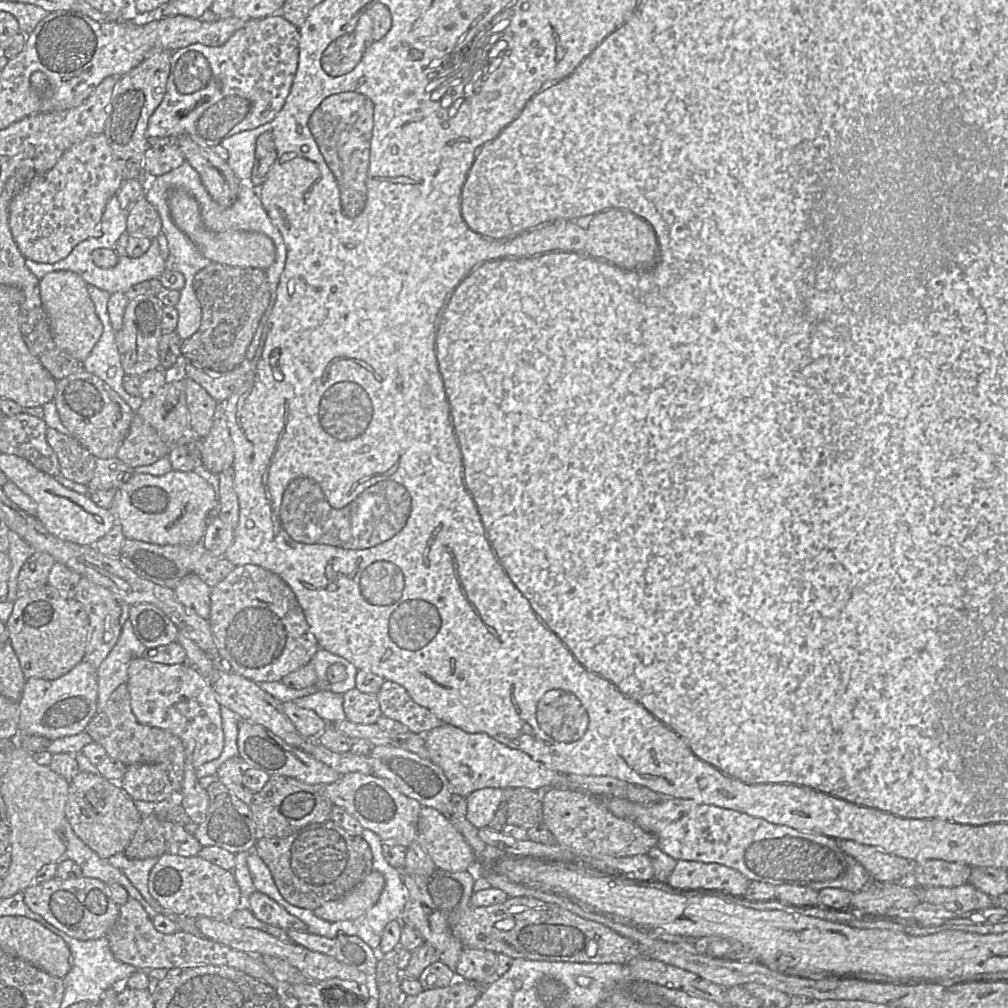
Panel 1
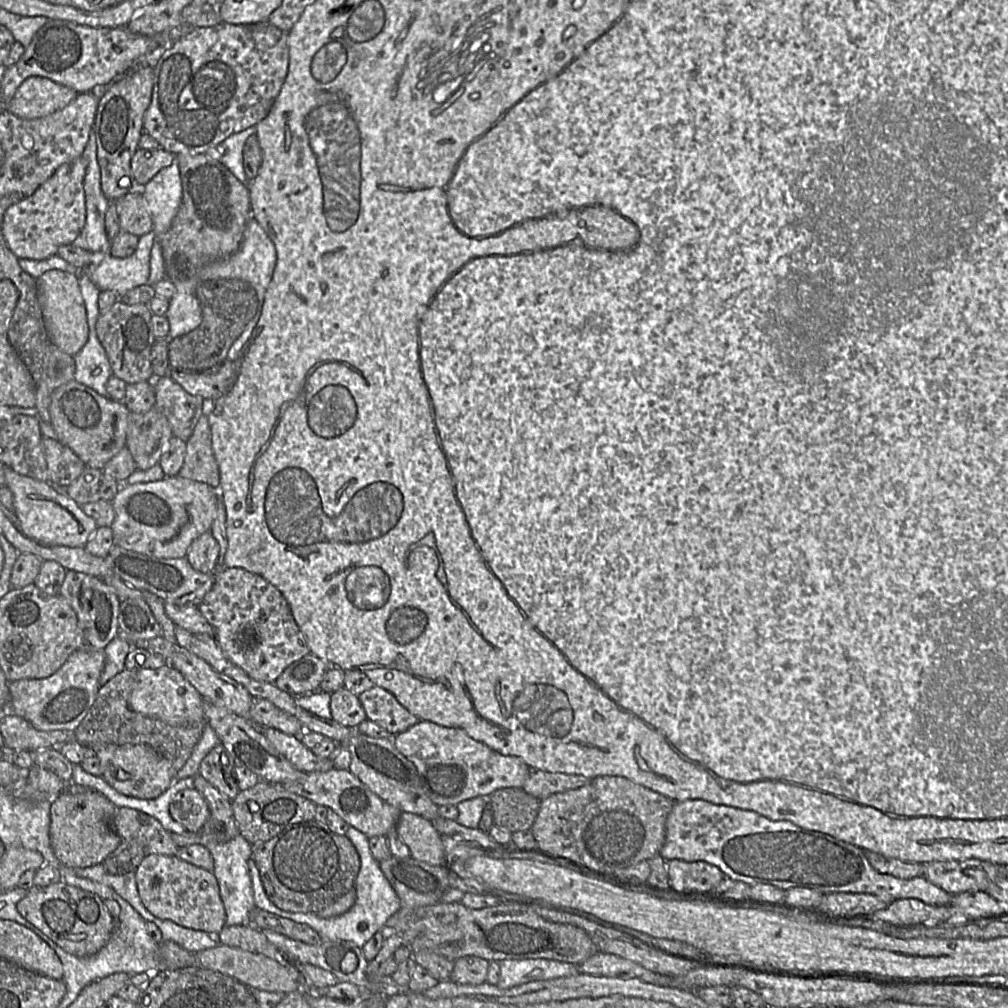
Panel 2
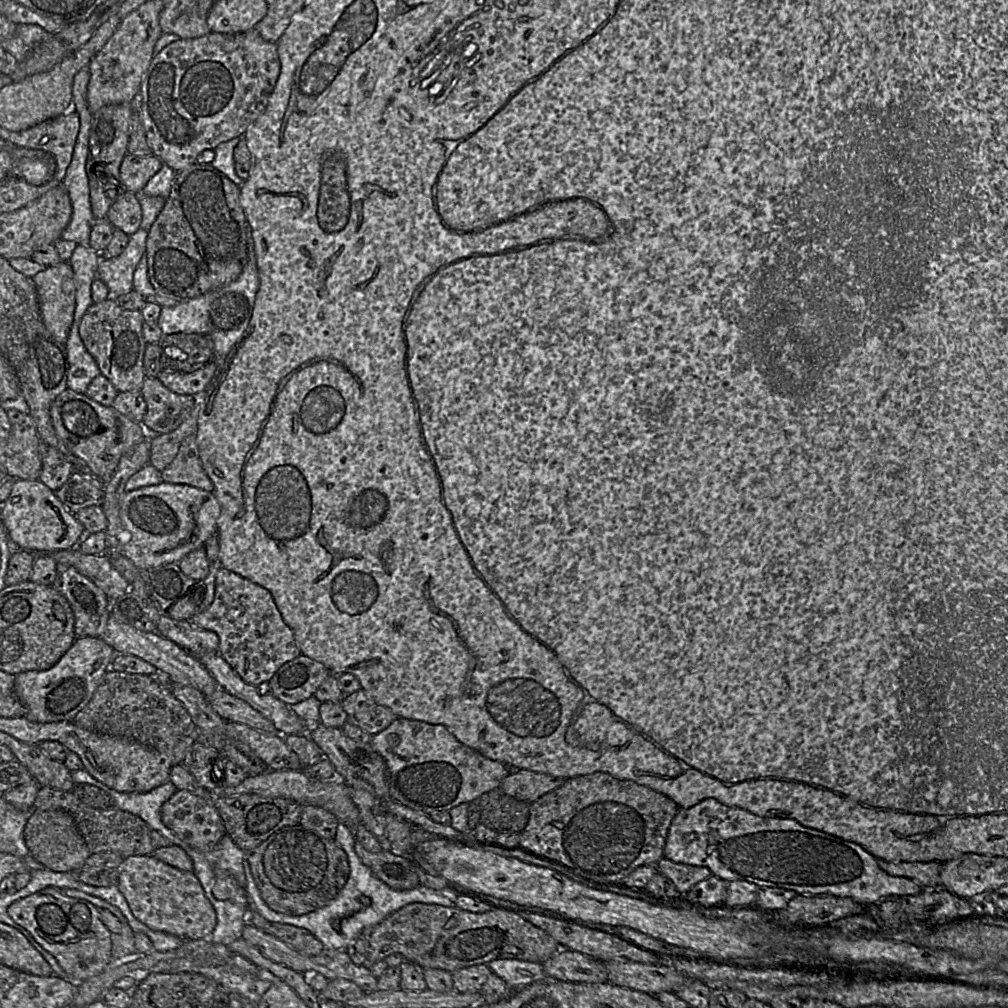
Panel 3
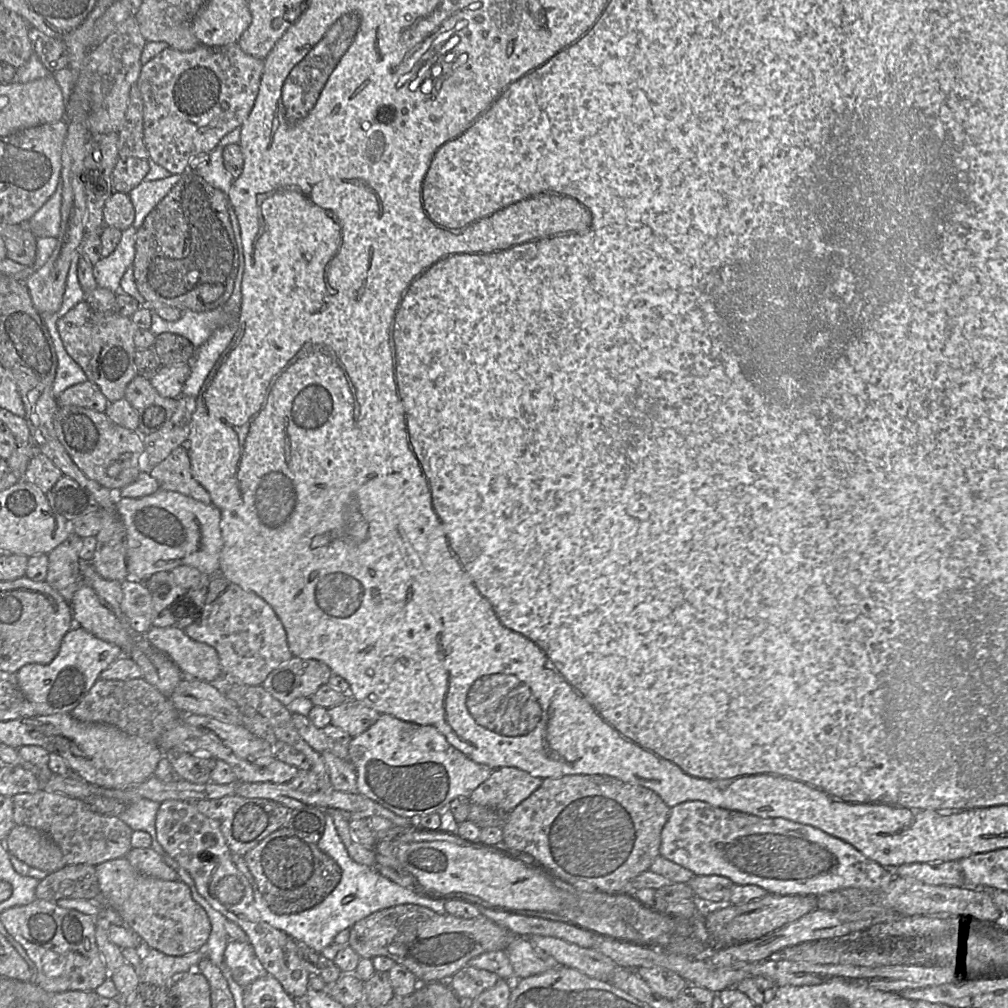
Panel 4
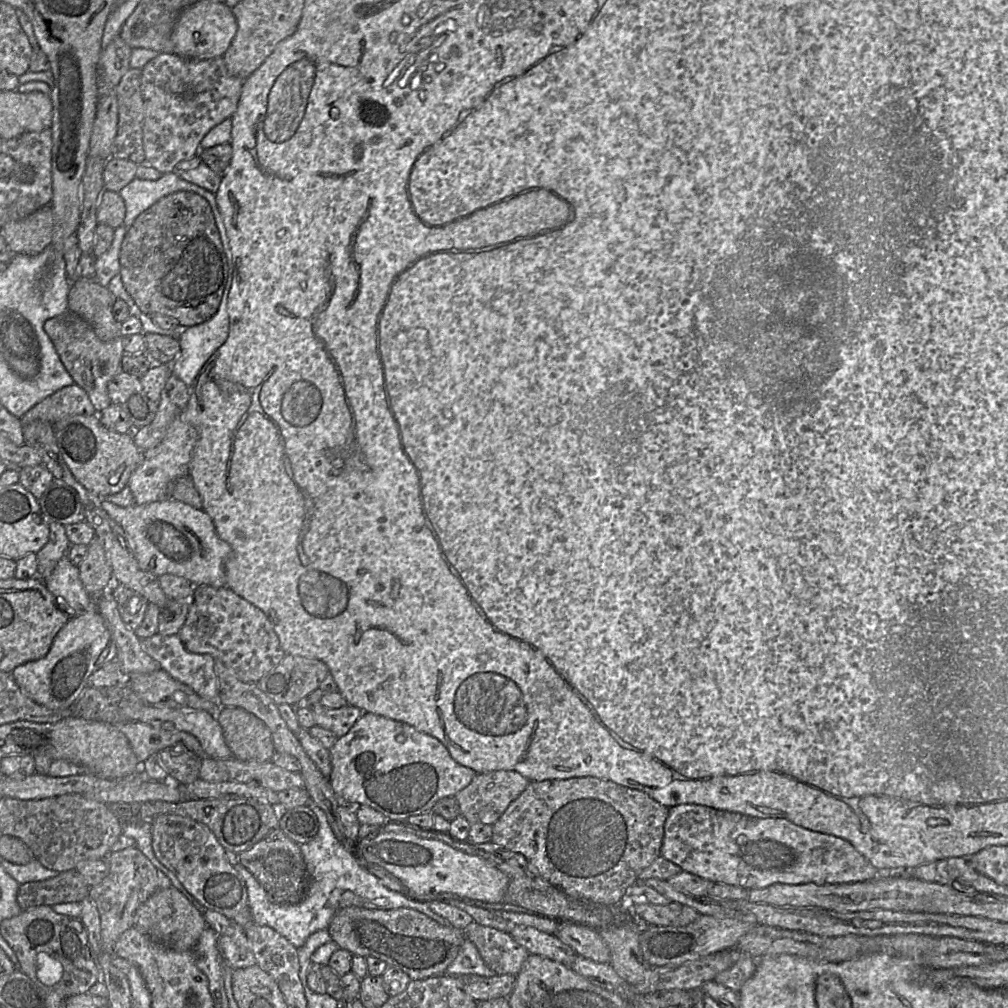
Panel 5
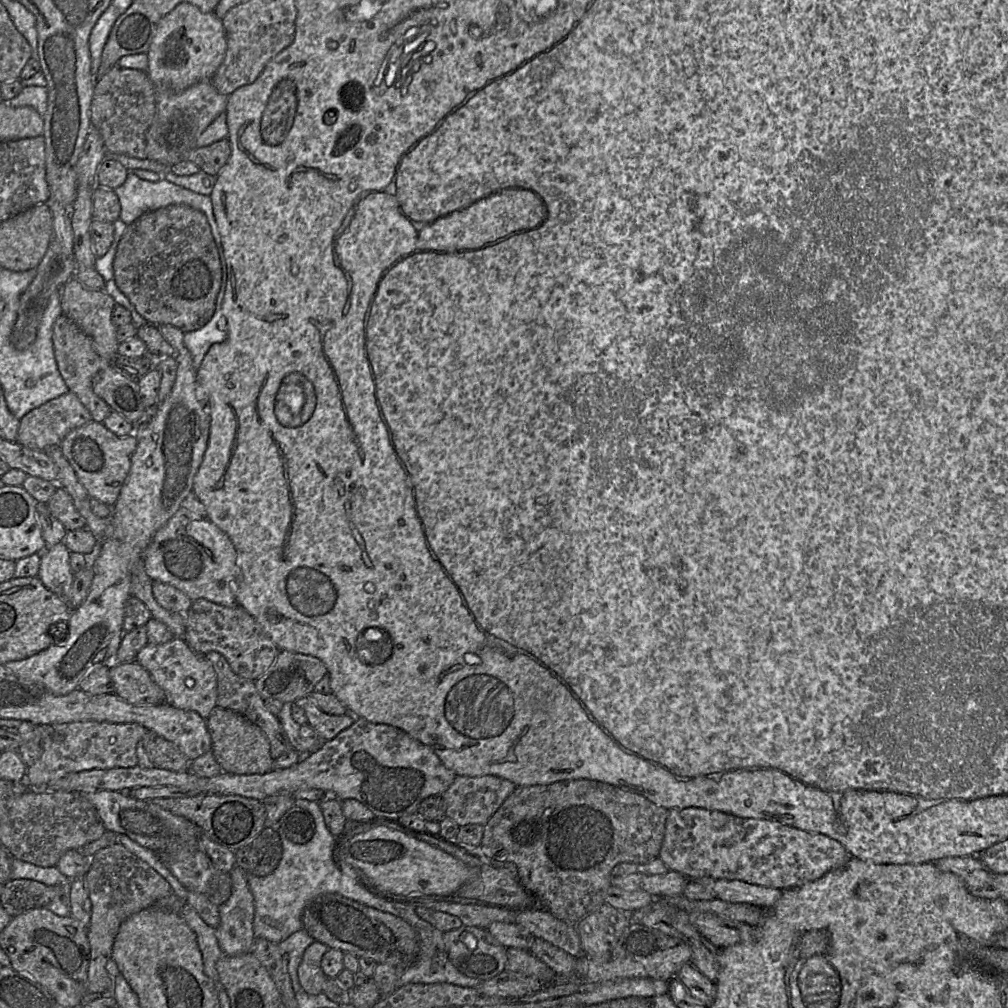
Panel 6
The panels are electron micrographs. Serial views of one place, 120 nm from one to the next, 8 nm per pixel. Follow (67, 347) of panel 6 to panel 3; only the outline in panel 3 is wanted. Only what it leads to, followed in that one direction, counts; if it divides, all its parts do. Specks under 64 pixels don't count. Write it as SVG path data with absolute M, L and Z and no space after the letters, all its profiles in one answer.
M113 297L93 303L84 313L79 336L86 350L94 358L102 376L105 376L118 392L140 391L146 378L143 357L147 346L142 334L144 323L141 310L122 308Z

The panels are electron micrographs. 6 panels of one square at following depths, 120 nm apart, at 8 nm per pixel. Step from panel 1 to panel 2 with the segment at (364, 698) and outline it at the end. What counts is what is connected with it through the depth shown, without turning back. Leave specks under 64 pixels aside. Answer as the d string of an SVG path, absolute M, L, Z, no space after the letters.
M346 688L331 694L330 710L332 719L342 726L358 727L367 716L358 696Z

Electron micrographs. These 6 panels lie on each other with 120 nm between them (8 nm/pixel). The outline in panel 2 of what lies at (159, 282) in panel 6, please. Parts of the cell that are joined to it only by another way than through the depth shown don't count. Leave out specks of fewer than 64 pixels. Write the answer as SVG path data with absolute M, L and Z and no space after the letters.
M206 153L176 156L182 183L182 201L170 229L156 239L161 244L166 278L174 281L188 279L202 267L235 253L241 246L247 222L251 217L250 194L248 185L240 182L220 161Z

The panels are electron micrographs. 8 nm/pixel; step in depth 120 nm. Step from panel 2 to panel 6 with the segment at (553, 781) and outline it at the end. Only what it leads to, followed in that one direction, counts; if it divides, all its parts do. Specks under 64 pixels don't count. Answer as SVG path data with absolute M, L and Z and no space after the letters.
M456 775L454 782L442 794L445 804L445 817L450 818L460 827L469 824L485 825L516 788L517 786L513 782L497 776Z

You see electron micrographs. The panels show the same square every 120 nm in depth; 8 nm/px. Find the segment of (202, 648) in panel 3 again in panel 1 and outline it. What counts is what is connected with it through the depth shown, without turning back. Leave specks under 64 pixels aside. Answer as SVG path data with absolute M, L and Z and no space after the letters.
M194 573L183 577L174 588L180 603L209 620L211 588Z

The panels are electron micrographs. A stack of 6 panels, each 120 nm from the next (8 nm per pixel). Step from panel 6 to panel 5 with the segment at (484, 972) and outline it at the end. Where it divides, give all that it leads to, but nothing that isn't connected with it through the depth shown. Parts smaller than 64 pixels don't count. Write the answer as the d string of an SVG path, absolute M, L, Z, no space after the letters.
M476 922L470 923L462 931L465 939L475 944L485 964L497 975L516 976L530 955L528 950L507 932Z

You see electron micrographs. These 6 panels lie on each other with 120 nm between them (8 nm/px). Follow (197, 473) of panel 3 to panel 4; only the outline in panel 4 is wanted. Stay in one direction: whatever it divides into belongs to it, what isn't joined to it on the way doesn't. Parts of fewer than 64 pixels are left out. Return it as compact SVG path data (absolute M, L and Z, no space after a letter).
M188 439L158 465L149 468L149 474L156 480L159 489L178 492L205 504L211 502L207 490L192 476Z

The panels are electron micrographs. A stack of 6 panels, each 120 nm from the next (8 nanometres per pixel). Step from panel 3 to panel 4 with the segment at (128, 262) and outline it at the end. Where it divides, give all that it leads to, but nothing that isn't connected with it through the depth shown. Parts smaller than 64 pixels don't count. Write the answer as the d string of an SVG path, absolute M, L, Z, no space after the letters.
M133 226L122 231L116 249L94 265L94 276L98 286L120 294L120 281L125 271L132 267L135 258L135 240L137 229Z

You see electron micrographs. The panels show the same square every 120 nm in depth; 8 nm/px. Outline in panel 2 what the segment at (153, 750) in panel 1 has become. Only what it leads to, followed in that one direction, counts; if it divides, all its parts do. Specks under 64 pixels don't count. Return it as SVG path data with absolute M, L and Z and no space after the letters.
M125 669L100 686L92 706L74 731L74 739L88 748L106 744L150 746L171 762L176 778L200 740L204 724L193 727L172 726L133 711L129 707L128 699L134 680L135 671Z

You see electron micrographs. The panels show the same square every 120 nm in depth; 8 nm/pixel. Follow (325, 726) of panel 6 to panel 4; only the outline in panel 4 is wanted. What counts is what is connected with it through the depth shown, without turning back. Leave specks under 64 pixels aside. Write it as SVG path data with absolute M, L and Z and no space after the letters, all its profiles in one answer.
M352 697L327 710L331 717L330 724L344 730L352 737L366 731L381 715Z

